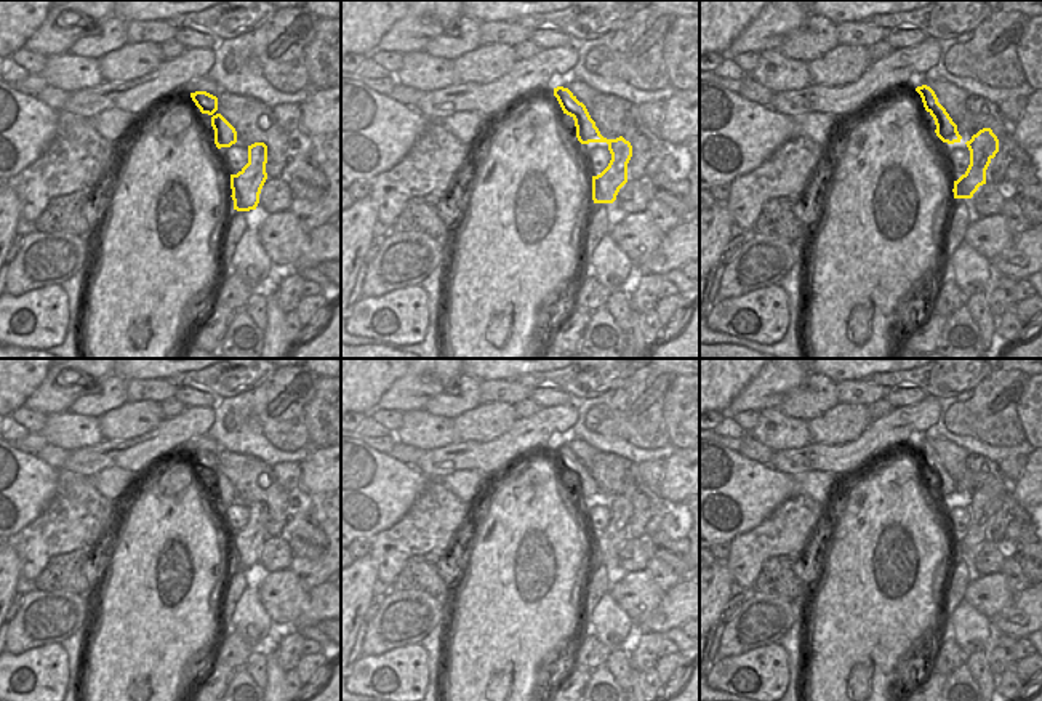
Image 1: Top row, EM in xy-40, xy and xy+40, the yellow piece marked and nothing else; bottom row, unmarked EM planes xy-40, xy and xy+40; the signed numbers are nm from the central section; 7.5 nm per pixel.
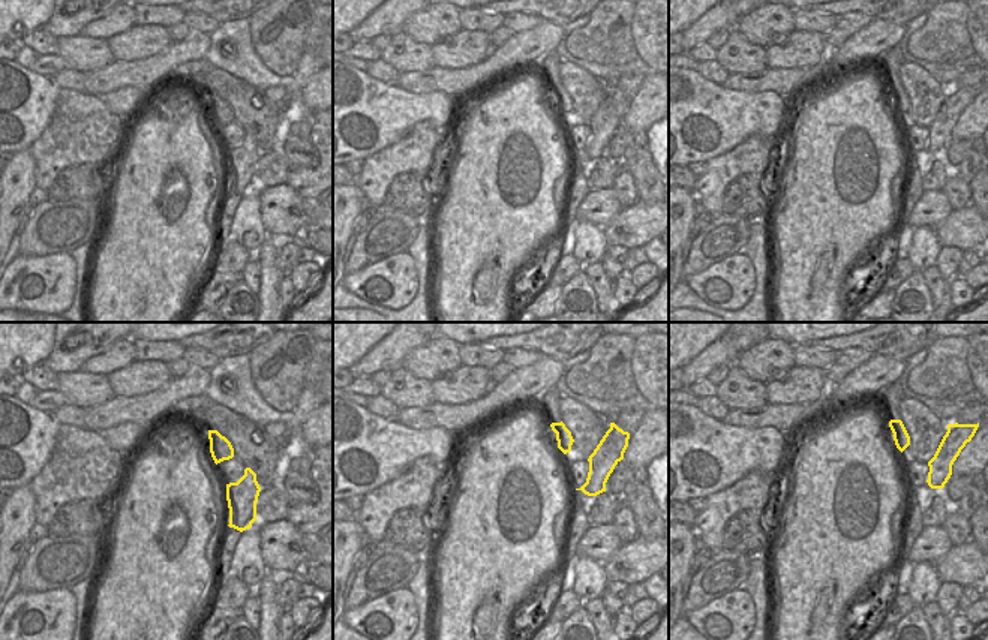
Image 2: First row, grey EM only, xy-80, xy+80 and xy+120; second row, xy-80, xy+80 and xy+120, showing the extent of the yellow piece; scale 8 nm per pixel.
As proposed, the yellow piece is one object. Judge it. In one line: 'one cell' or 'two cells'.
two cells

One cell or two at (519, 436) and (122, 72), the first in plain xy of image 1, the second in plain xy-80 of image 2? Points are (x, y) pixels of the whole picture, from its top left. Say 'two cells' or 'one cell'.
one cell

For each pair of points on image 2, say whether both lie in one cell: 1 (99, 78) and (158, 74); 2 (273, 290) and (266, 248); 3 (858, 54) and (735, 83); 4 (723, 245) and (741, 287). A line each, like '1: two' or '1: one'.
1: one
2: one
3: one
4: two

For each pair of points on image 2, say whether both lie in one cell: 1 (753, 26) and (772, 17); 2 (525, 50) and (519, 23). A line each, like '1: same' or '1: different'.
1: same
2: different

